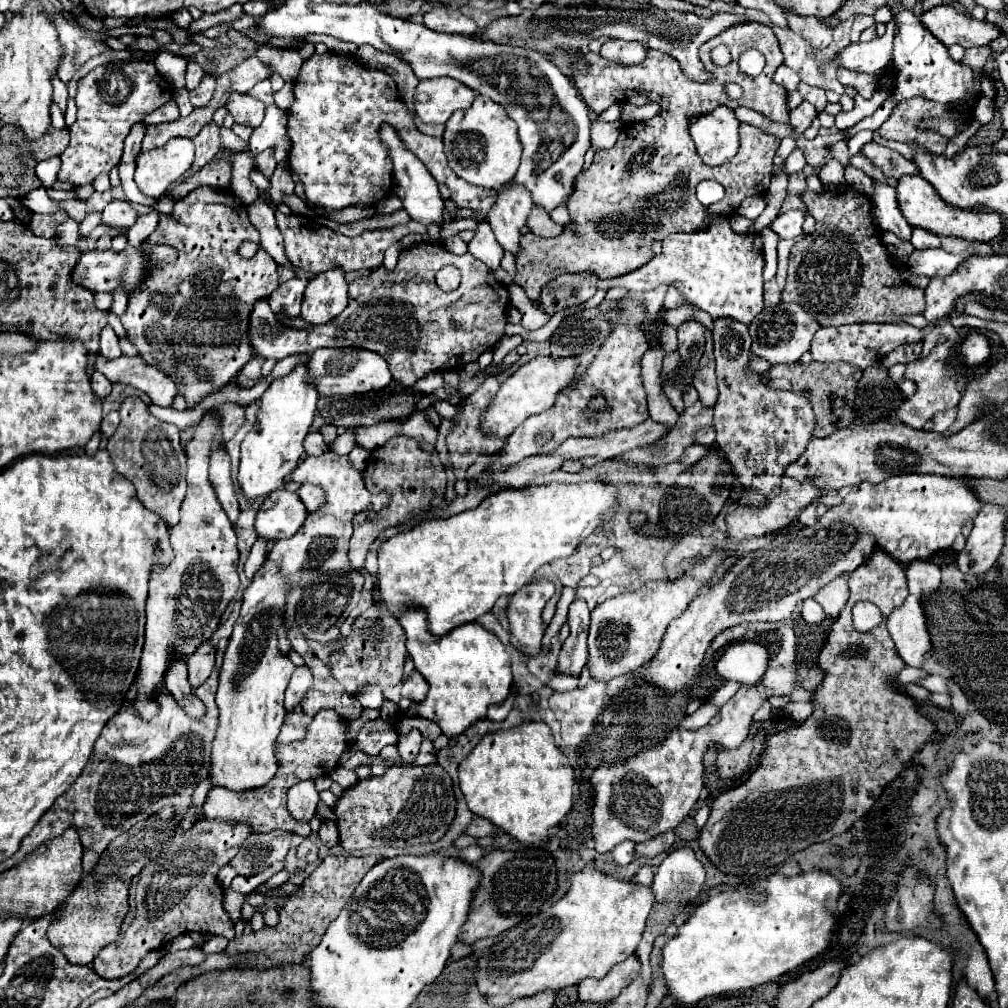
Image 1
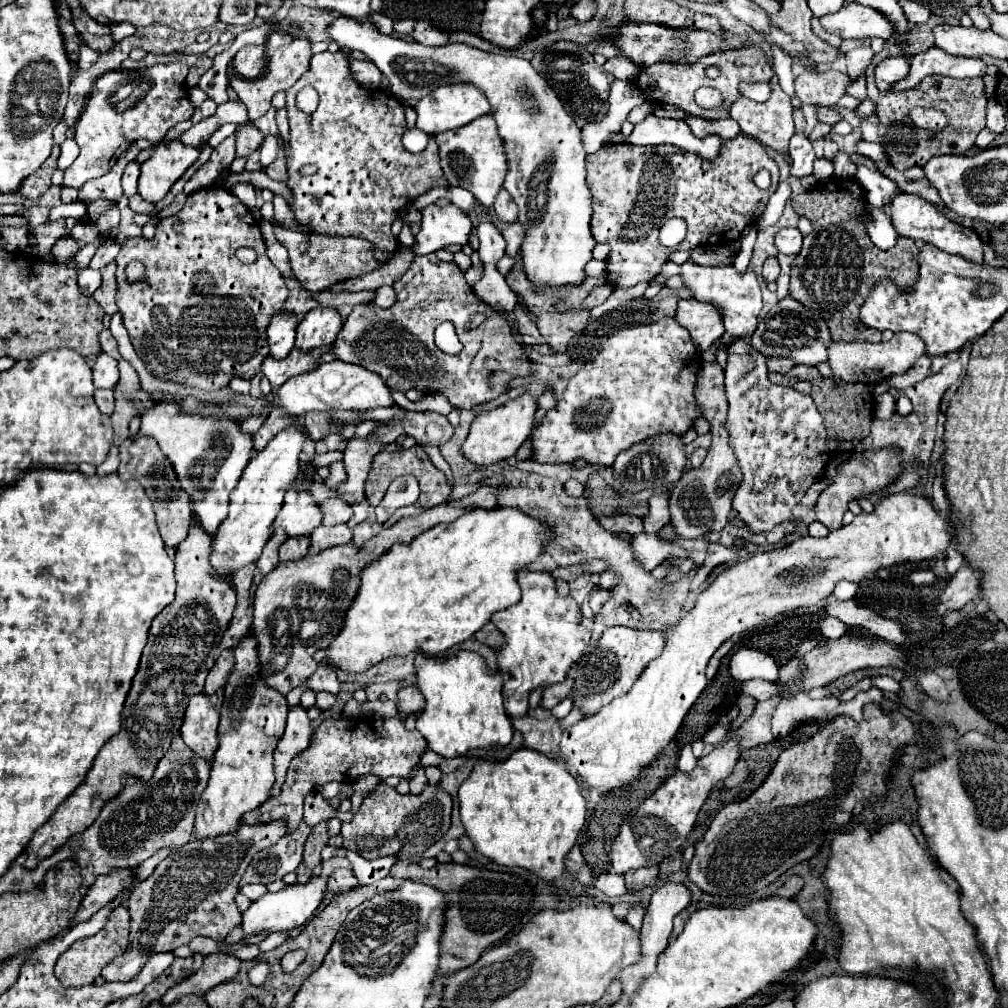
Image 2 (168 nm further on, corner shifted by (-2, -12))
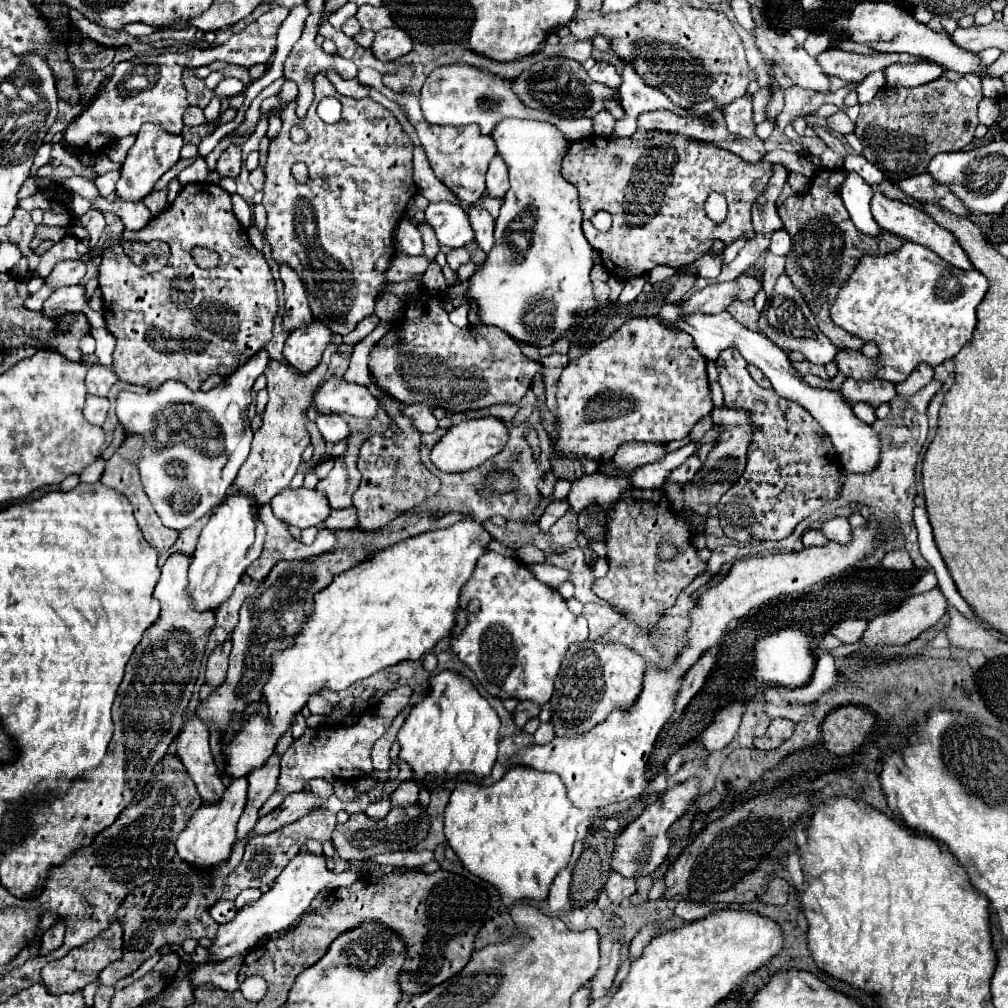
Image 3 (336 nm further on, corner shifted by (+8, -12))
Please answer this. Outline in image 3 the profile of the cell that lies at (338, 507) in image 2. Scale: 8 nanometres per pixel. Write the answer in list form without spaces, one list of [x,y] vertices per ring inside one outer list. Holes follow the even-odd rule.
[[[345,508],[345,510],[331,510],[329,518],[325,518],[323,526],[331,530],[353,530],[355,528],[355,508]]]

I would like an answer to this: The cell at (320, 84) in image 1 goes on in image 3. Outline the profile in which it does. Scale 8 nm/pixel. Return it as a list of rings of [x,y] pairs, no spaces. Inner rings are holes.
[[[319,72],[313,80],[315,98],[303,120],[297,118],[295,108],[297,100],[291,100],[289,106],[279,114],[283,120],[281,132],[271,138],[269,158],[265,166],[265,184],[263,184],[263,206],[267,210],[265,238],[271,244],[271,254],[277,262],[287,262],[305,282],[309,294],[309,306],[313,318],[321,320],[335,334],[349,334],[357,322],[373,314],[375,298],[379,288],[385,284],[381,276],[395,254],[393,230],[407,206],[407,200],[415,192],[413,182],[413,144],[407,134],[401,130],[397,118],[373,102],[371,98],[347,98],[341,96],[329,78]],[[323,96],[335,96],[343,104],[343,118],[337,124],[325,124],[317,116],[317,104]],[[301,124],[309,132],[305,144],[293,144],[289,138],[291,126]],[[295,162],[305,162],[309,168],[309,180],[305,184],[295,182],[291,166]]]

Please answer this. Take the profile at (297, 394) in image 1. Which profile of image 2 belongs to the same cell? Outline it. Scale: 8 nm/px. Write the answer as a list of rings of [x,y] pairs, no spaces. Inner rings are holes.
[[[283,430],[279,432],[265,450],[257,452],[251,462],[247,464],[247,470],[243,472],[243,478],[237,482],[235,490],[231,492],[231,504],[229,504],[229,516],[219,524],[213,544],[211,544],[211,568],[219,576],[231,576],[237,568],[243,568],[251,562],[257,562],[261,556],[263,546],[271,538],[273,520],[277,518],[287,488],[295,482],[297,472],[301,468],[299,452],[305,444],[305,434],[299,430]]]

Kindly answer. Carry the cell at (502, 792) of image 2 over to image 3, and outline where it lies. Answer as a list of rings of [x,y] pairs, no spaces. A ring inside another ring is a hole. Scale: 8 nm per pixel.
[[[511,766],[501,782],[491,786],[479,786],[473,782],[457,782],[449,804],[445,808],[445,836],[449,846],[457,852],[463,866],[493,884],[503,898],[503,906],[511,906],[517,900],[545,900],[557,872],[567,866],[577,838],[577,826],[583,822],[583,812],[567,798],[565,784],[557,774],[523,770],[523,766]]]

